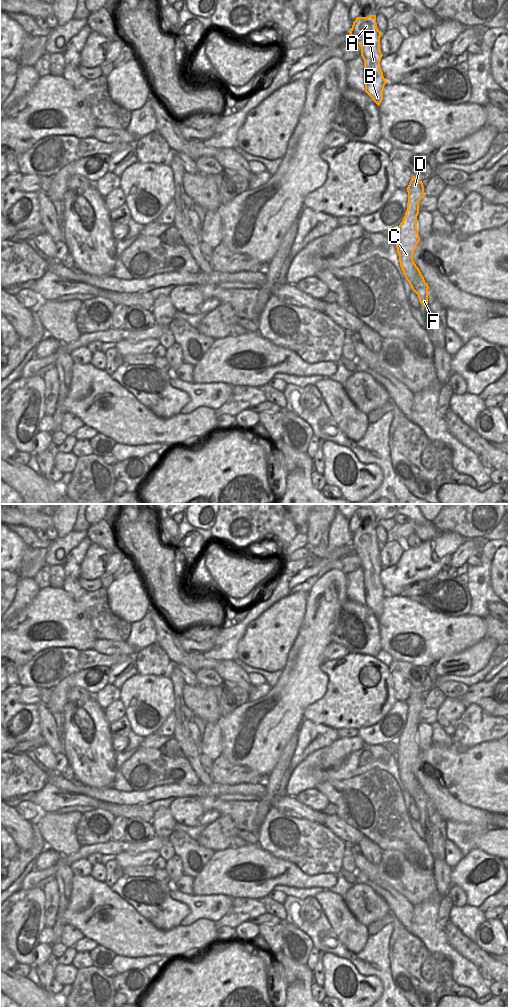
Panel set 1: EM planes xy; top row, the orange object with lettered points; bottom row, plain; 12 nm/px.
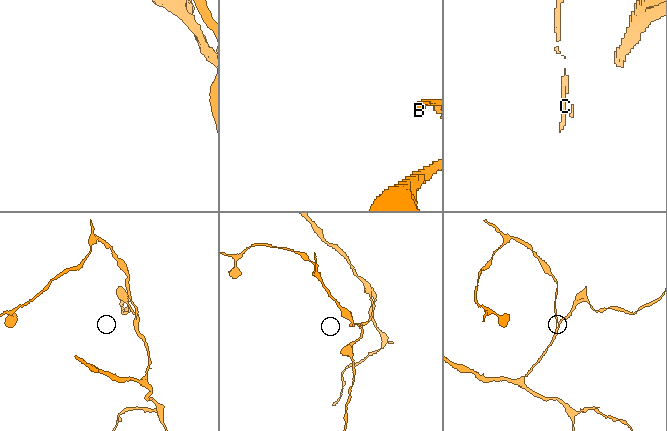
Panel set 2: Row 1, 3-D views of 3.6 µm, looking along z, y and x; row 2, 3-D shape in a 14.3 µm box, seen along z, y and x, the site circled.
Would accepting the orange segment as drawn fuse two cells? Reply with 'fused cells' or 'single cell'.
fused cells

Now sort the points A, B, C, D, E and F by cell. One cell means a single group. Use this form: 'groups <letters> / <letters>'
groups A B C D E / F

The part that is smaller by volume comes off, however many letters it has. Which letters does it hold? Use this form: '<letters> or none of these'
F

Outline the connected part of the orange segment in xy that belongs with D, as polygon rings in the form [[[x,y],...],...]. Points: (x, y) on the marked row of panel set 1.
[[[412,177],[408,187],[408,203],[405,216],[397,228],[397,253],[400,267],[412,290],[418,295],[415,281],[420,277],[424,279],[419,268],[413,260],[413,252],[420,242],[417,232],[417,216],[419,214],[419,202],[425,196],[422,181]]]

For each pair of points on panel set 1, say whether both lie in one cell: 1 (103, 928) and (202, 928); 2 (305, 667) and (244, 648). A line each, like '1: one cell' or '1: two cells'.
1: one cell
2: two cells

